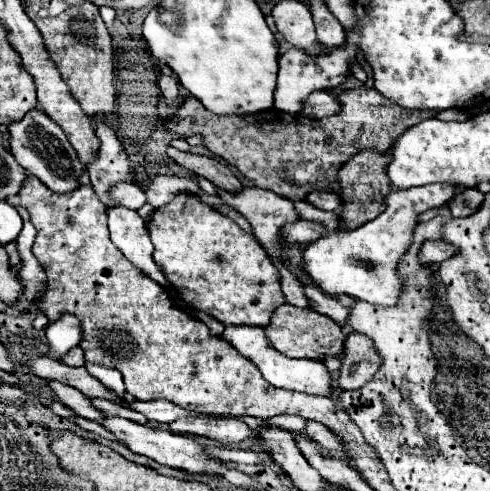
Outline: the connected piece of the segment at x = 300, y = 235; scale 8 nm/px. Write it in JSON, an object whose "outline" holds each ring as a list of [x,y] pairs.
{"outline":[[[298,220],[296,224],[286,224],[282,228],[286,232],[286,240],[288,242],[298,242],[298,244],[306,244],[306,242],[314,242],[322,236],[324,226],[318,222],[306,222],[306,220]]]}

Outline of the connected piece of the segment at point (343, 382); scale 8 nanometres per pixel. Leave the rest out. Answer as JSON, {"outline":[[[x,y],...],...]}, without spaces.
{"outline":[[[348,334],[344,340],[342,368],[338,386],[342,390],[358,390],[374,378],[382,360],[374,348],[374,342],[364,334]]]}

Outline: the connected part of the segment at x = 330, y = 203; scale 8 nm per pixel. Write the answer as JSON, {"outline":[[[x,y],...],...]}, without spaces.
{"outline":[[[328,190],[310,192],[306,200],[310,204],[314,204],[316,208],[320,208],[320,210],[340,210],[340,206],[342,206],[340,194],[338,192],[328,192]]]}

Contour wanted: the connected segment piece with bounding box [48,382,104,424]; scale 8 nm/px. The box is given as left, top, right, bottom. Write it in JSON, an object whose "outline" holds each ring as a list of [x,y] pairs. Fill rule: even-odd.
{"outline":[[[48,382],[48,384],[50,384],[50,388],[54,390],[56,398],[58,398],[64,406],[72,408],[78,416],[88,418],[88,420],[94,420],[94,422],[98,422],[98,424],[104,422],[104,414],[102,414],[98,408],[94,408],[94,404],[92,404],[82,392],[76,392],[76,388],[68,388],[68,386],[56,384],[56,382]]]}

